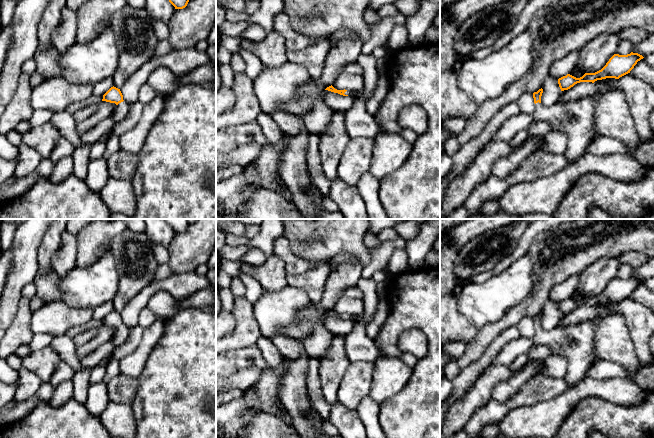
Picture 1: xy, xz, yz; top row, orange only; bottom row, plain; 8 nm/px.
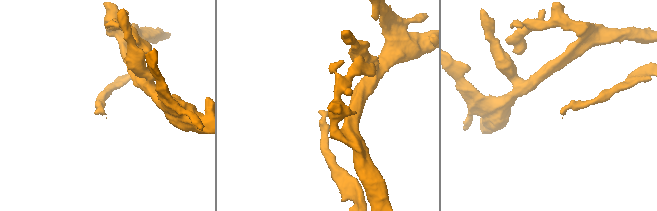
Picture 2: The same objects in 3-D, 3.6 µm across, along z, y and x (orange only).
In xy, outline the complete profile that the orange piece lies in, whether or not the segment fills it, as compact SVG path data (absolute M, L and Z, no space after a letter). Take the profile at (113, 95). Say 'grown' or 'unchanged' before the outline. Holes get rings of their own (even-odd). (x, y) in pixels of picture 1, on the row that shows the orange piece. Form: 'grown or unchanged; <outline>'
grown; M111 87L104 95L102 101L115 103L117 107L114 109L112 113L112 118L115 122L121 121L125 118L128 110L129 103L123 100L123 95L120 89L116 87Z

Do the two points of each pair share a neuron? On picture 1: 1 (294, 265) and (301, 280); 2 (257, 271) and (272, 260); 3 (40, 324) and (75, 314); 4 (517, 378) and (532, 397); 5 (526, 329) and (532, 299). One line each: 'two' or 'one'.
1: two
2: one
3: one
4: two
5: two

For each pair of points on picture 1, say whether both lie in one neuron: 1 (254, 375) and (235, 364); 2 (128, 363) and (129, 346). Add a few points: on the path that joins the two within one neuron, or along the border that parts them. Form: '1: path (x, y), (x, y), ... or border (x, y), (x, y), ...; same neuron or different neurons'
1: border (261, 367), (247, 367), (238, 370), (226, 378); different neurons
2: border (142, 335), (139, 345), (119, 360); different neurons

